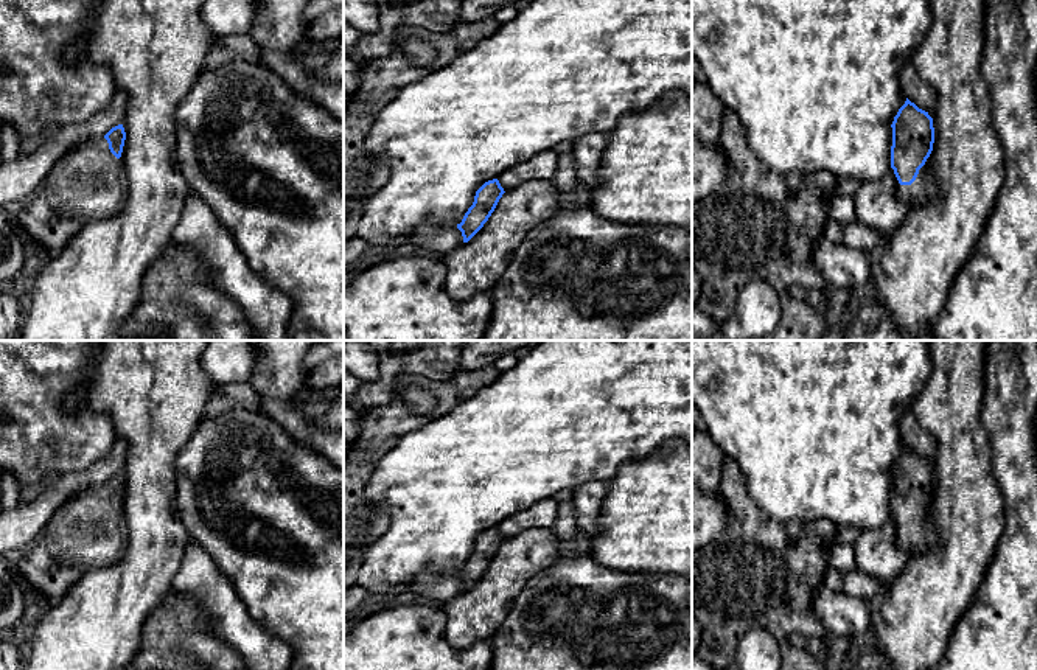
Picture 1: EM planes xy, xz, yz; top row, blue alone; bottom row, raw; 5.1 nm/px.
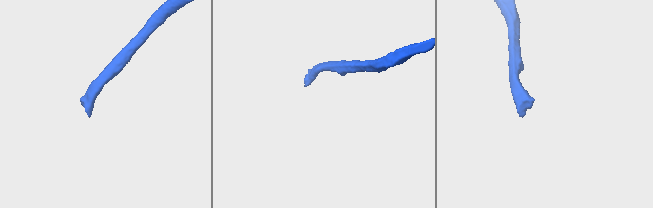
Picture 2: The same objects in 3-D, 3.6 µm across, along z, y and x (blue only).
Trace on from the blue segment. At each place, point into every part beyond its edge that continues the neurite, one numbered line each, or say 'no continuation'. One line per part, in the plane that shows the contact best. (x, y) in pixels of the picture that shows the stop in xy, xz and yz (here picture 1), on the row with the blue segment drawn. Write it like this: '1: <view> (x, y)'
1: yz (925, 187)

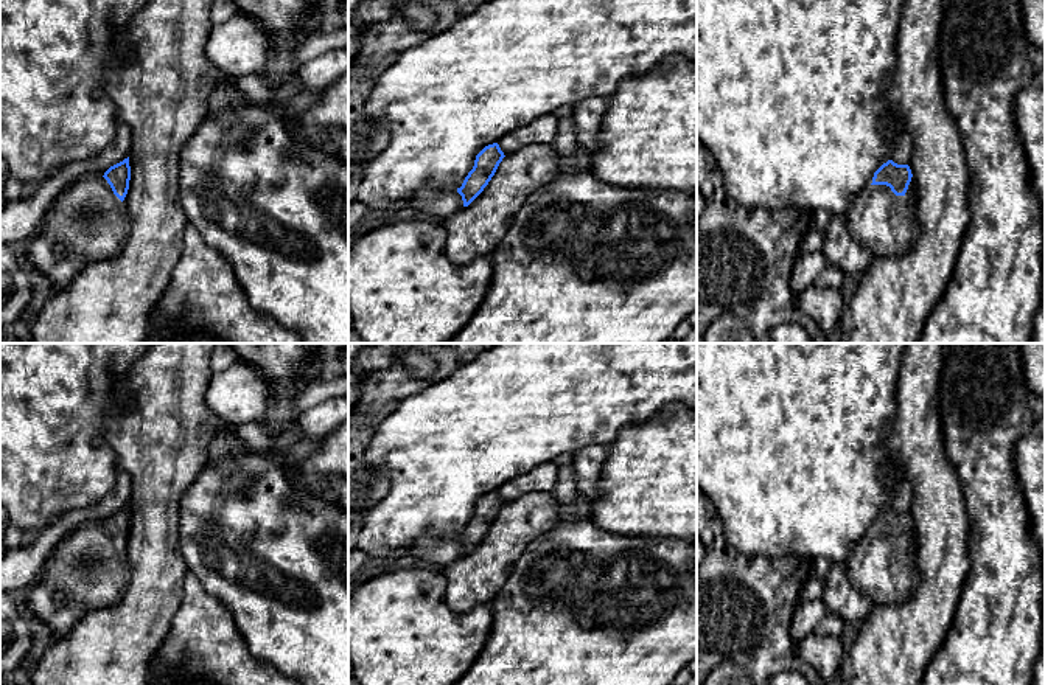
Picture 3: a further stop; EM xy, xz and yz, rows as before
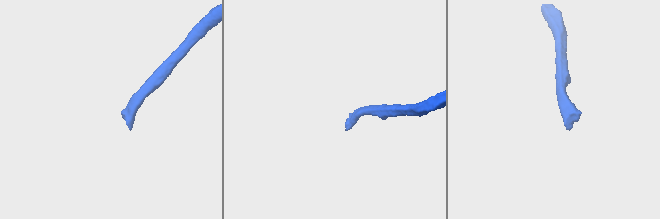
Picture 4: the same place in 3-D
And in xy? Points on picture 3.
1: xy (87, 222)

